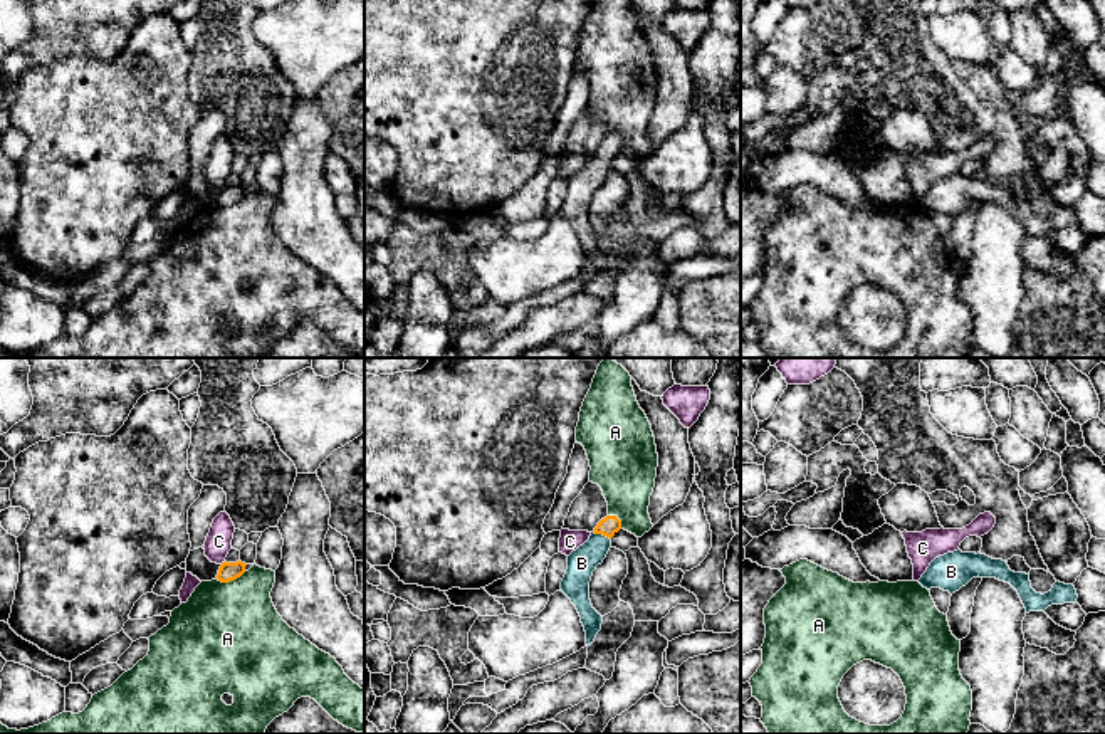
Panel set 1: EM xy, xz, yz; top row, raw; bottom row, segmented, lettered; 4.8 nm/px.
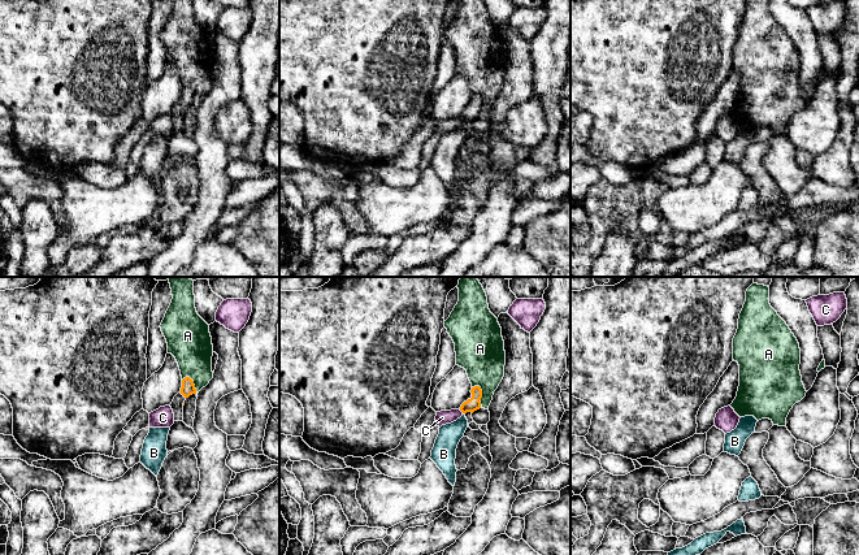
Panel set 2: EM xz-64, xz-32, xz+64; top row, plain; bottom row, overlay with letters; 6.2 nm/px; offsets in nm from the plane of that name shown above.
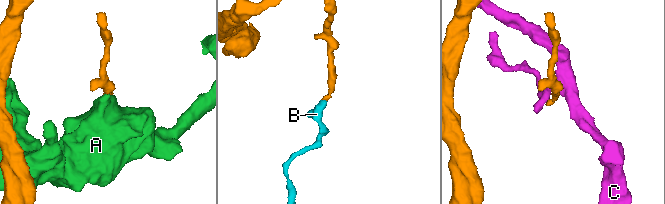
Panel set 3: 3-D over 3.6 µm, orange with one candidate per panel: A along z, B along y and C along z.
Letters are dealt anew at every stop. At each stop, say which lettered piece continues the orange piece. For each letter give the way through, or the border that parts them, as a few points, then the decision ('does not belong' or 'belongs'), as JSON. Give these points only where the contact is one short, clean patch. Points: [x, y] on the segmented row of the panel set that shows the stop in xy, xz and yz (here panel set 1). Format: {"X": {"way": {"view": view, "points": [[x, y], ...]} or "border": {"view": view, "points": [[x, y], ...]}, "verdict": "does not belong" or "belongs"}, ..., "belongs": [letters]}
{"A": {"verdict": "does not belong"}, "B": {"way": {"view": "xz", "points": [[610, 524], [602, 533], [600, 543], [581, 563]]}, "verdict": "belongs"}, "C": {"border": {"view": "xy", "points": [[225, 561], [220, 563]]}, "verdict": "does not belong"}, "belongs": ["B"]}

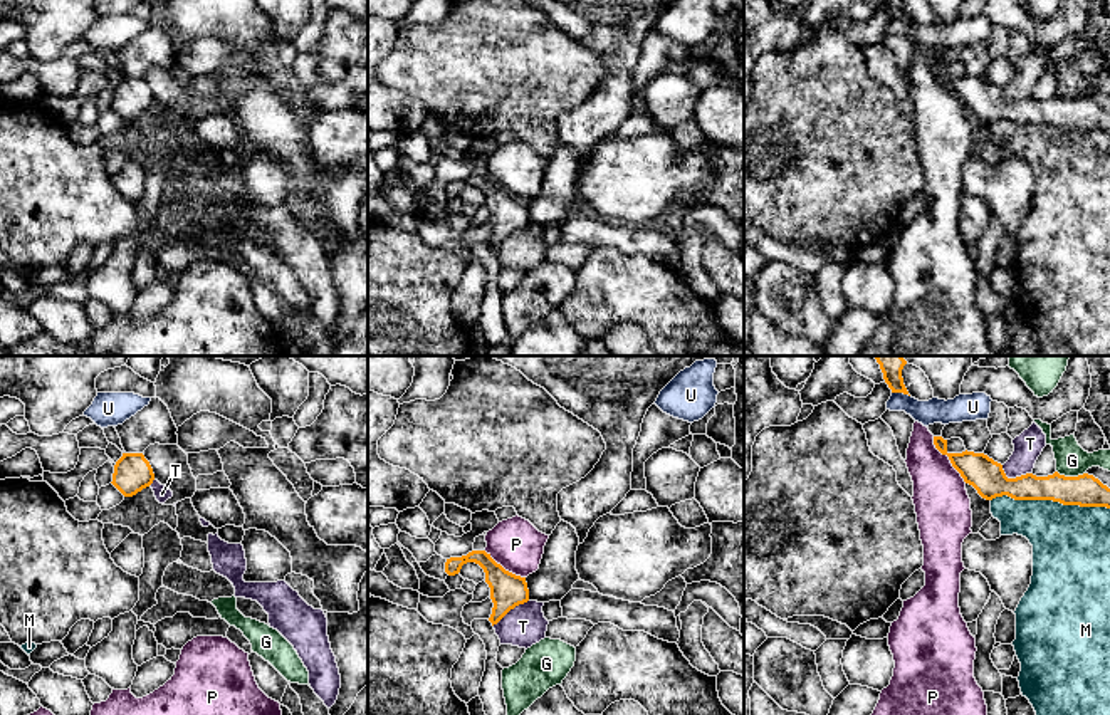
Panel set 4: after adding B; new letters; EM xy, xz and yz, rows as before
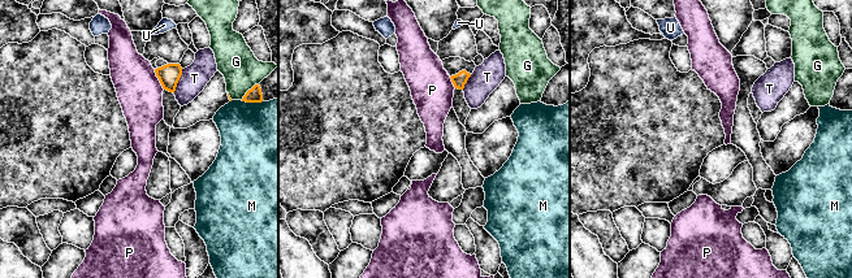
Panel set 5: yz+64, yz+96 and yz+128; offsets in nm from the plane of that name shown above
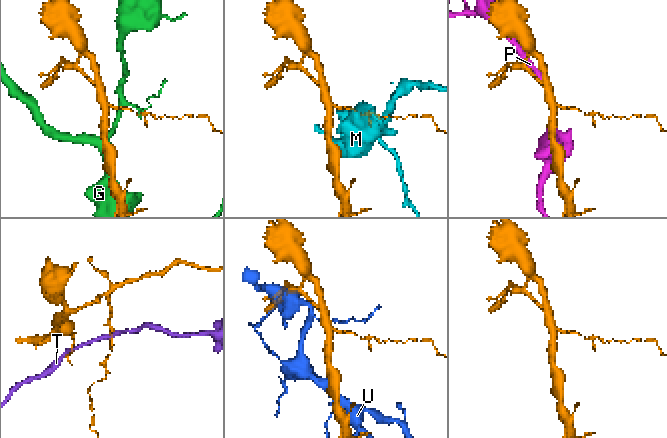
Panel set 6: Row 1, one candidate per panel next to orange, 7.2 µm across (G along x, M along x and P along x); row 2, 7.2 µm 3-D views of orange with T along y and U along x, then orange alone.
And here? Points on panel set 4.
{"G": {"verdict": "does not belong"}, "M": {"verdict": "does not belong"}, "P": {"border": {"view": "yz", "points": [[932, 437], [932, 443], [947, 457], [966, 482]]}, "verdict": "does not belong"}, "T": {"border": {"view": "xz", "points": [[528, 600], [511, 608], [492, 625]]}, "verdict": "does not belong"}, "U": {"border": {"view": "yz", "points": [[892, 391], [902, 391], [909, 396]]}, "verdict": "does not belong"}, "belongs": []}

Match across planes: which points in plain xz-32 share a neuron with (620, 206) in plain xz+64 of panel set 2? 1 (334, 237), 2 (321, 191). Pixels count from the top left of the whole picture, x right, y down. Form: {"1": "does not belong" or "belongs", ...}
{"1": "does not belong", "2": "belongs"}

